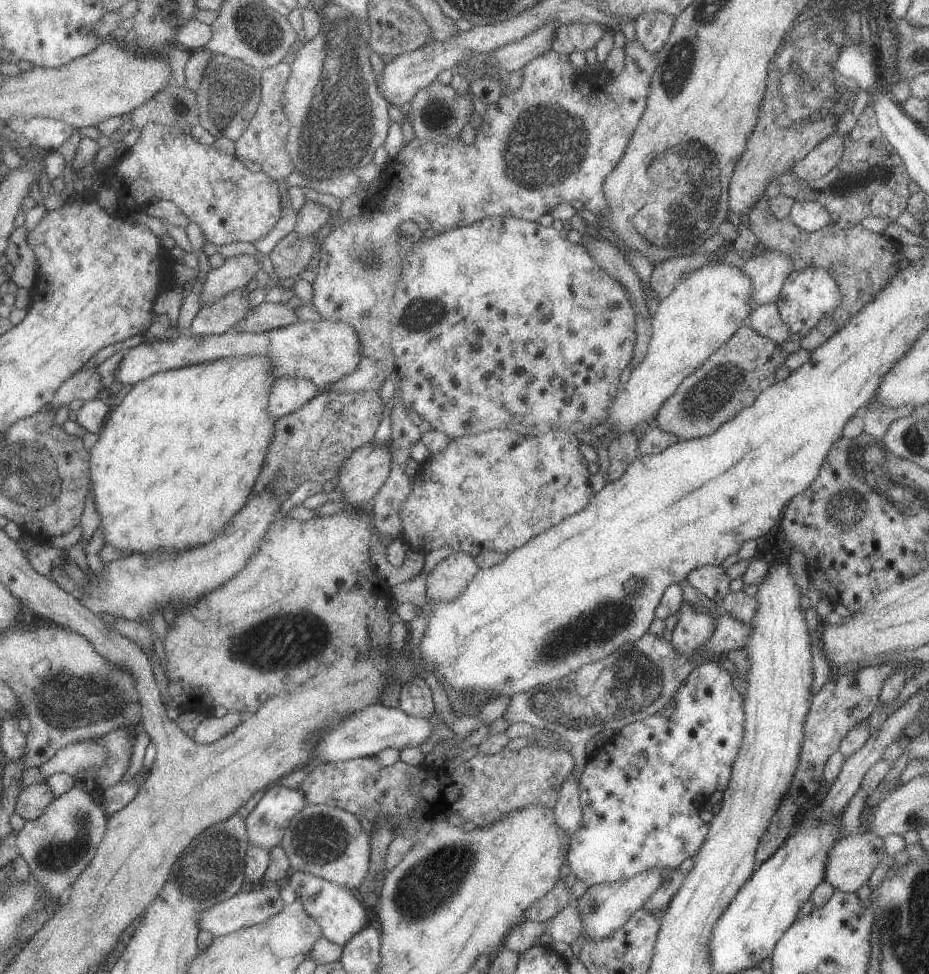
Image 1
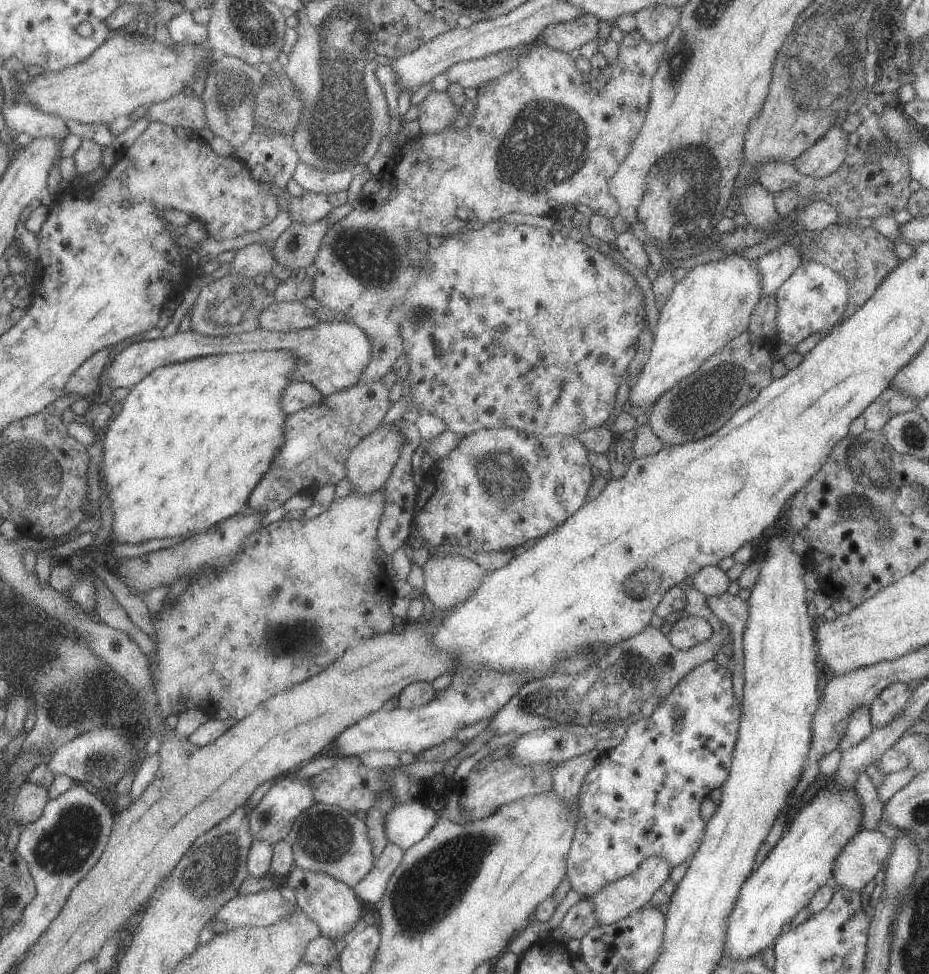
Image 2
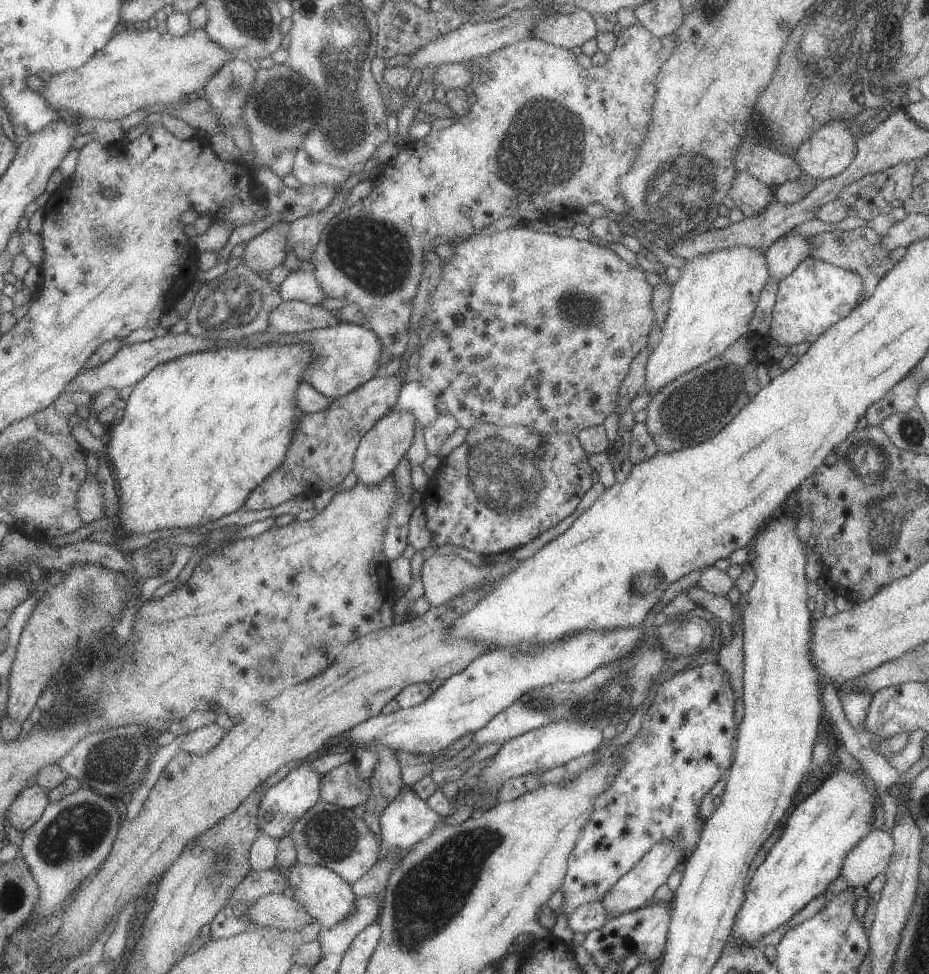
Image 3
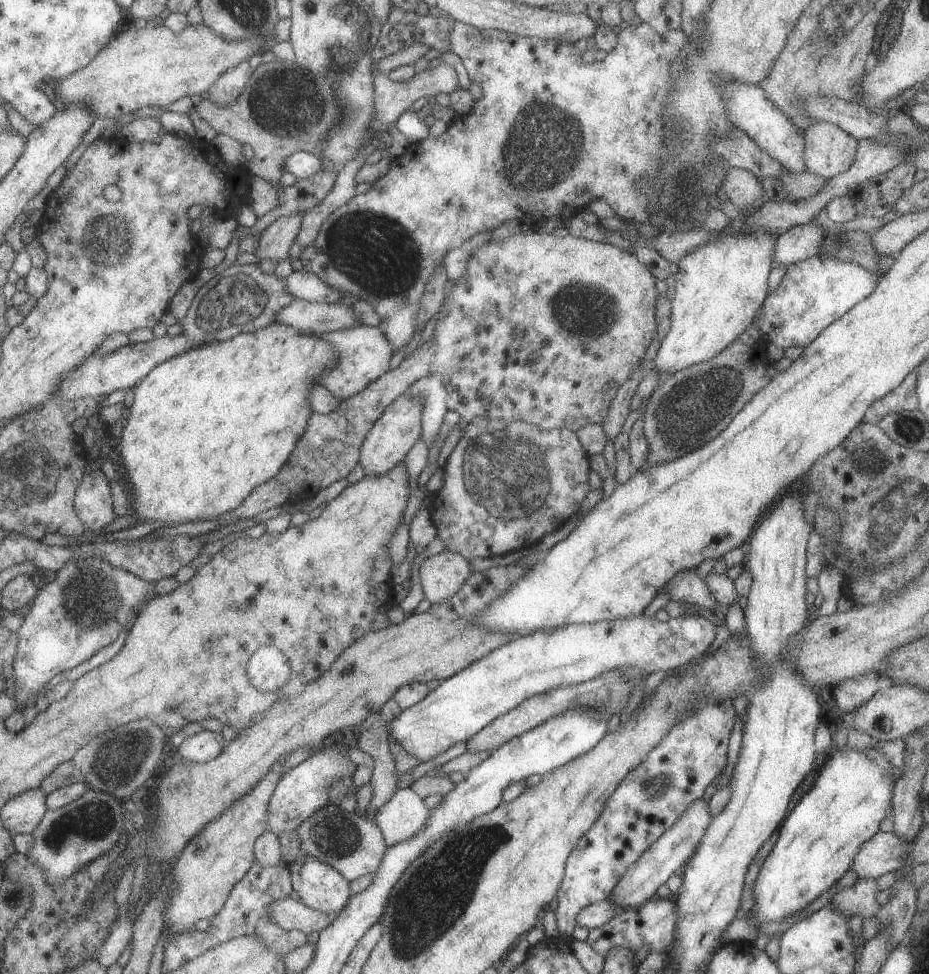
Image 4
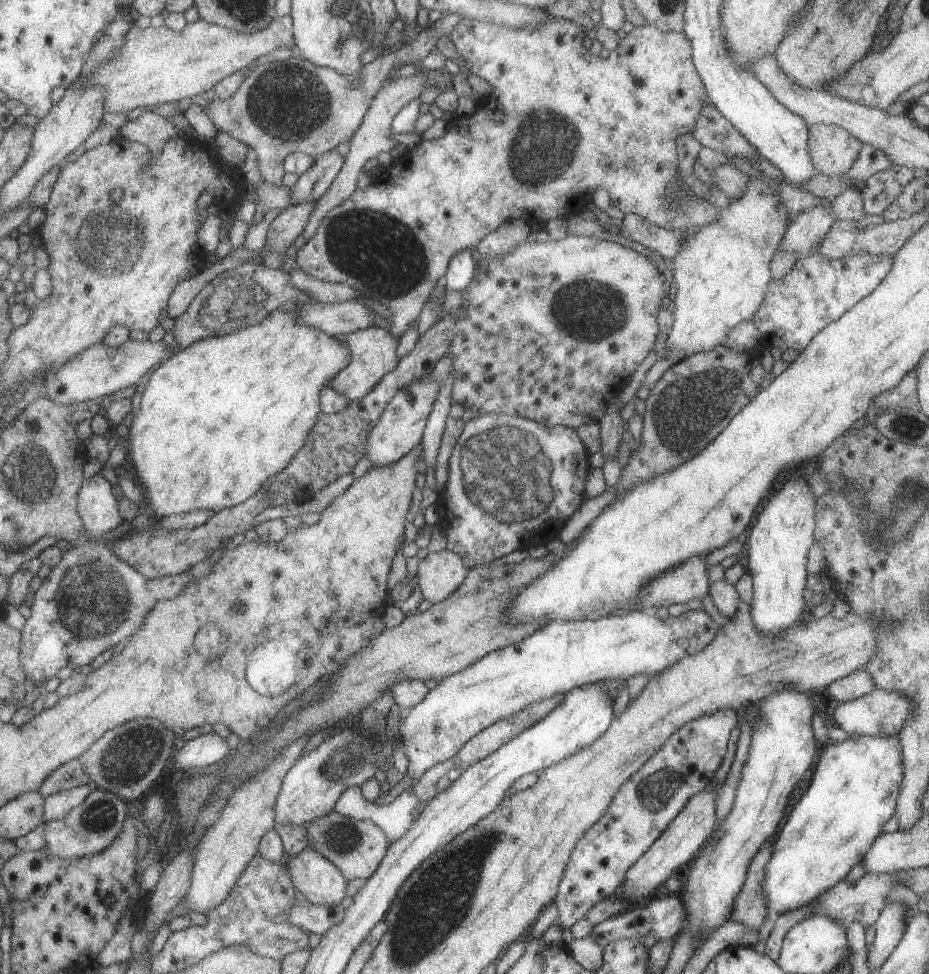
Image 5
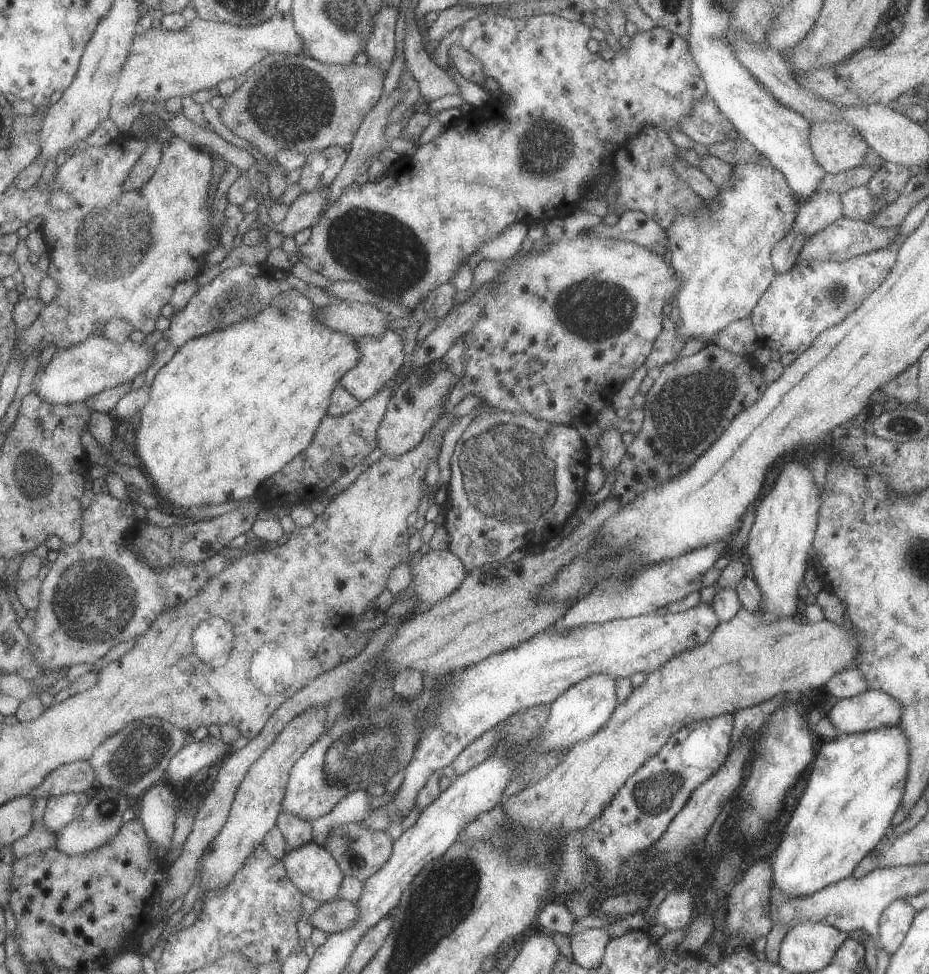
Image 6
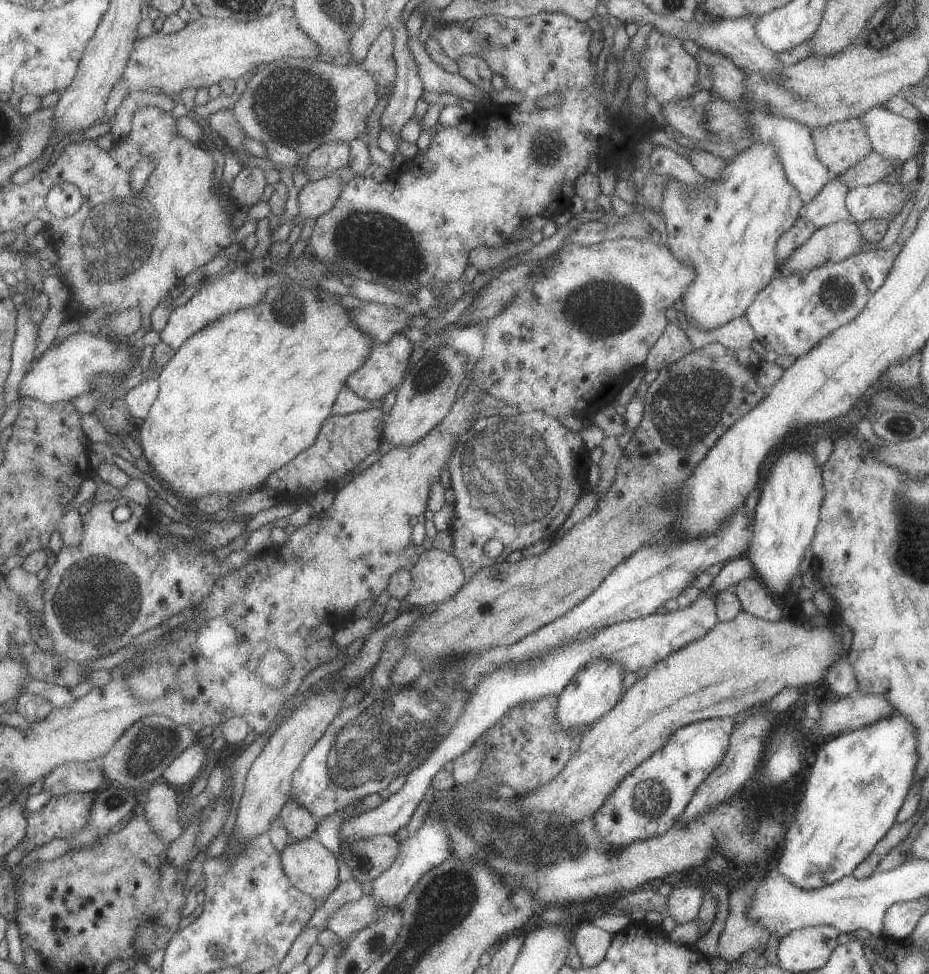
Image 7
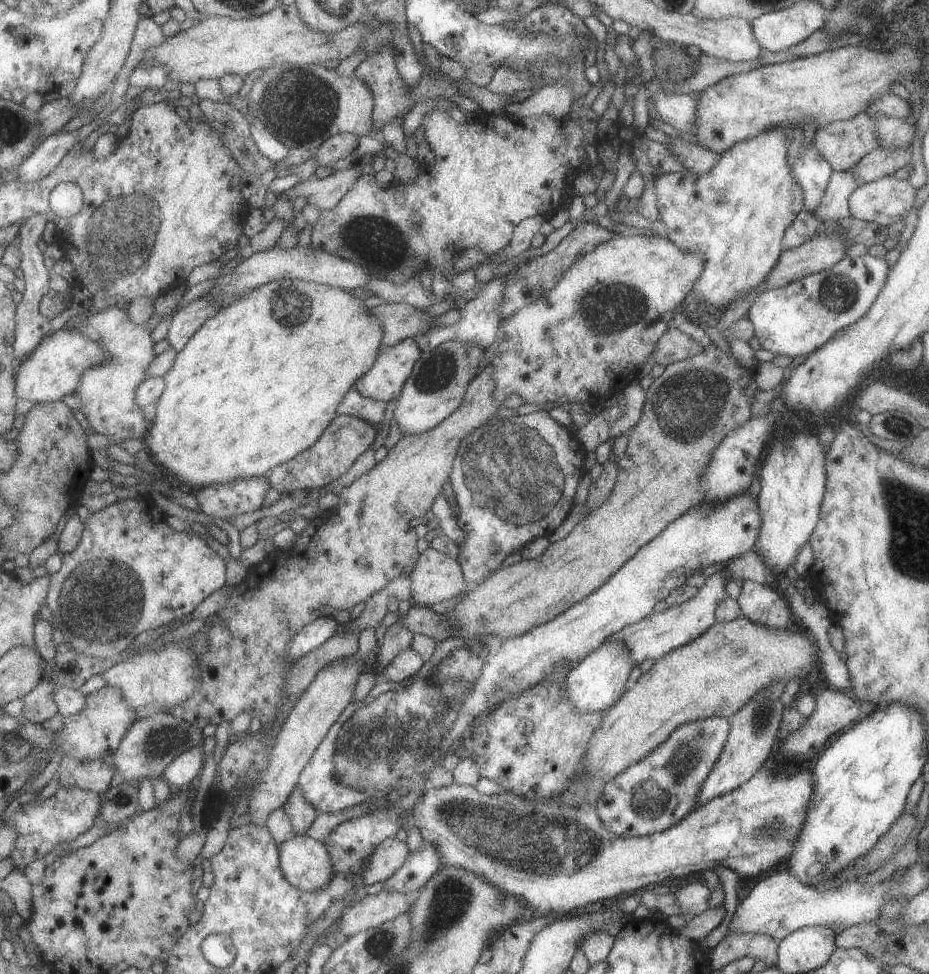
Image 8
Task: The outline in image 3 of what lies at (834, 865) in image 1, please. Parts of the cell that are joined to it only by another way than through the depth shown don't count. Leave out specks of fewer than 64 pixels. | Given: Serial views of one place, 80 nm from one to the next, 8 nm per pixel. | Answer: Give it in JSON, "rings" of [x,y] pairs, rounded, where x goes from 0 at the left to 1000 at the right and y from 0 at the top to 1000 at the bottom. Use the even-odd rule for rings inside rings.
{"rings":[[[948,850],[935,853],[911,878],[904,899],[919,914],[931,912],[943,897],[950,896],[962,872],[959,857]]]}

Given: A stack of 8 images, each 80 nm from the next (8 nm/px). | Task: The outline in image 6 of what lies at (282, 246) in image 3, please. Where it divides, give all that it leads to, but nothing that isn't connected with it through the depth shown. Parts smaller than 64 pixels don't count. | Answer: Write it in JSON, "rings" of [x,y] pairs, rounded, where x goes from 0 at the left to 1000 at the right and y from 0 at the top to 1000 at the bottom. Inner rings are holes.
{"rings":[[[350,190],[335,197],[324,197],[315,204],[305,227],[299,230],[288,228],[290,235],[309,243],[340,229],[343,221],[353,213],[353,193]]]}

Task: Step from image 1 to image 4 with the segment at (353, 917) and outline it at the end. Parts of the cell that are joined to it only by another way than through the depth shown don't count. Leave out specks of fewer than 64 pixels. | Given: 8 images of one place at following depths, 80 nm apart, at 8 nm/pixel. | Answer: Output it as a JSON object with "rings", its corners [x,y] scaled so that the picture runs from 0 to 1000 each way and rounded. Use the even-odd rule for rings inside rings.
{"rings":[[[326,875],[308,888],[313,910],[326,928],[347,937],[363,938],[370,932],[378,920],[375,903],[356,889]]]}

